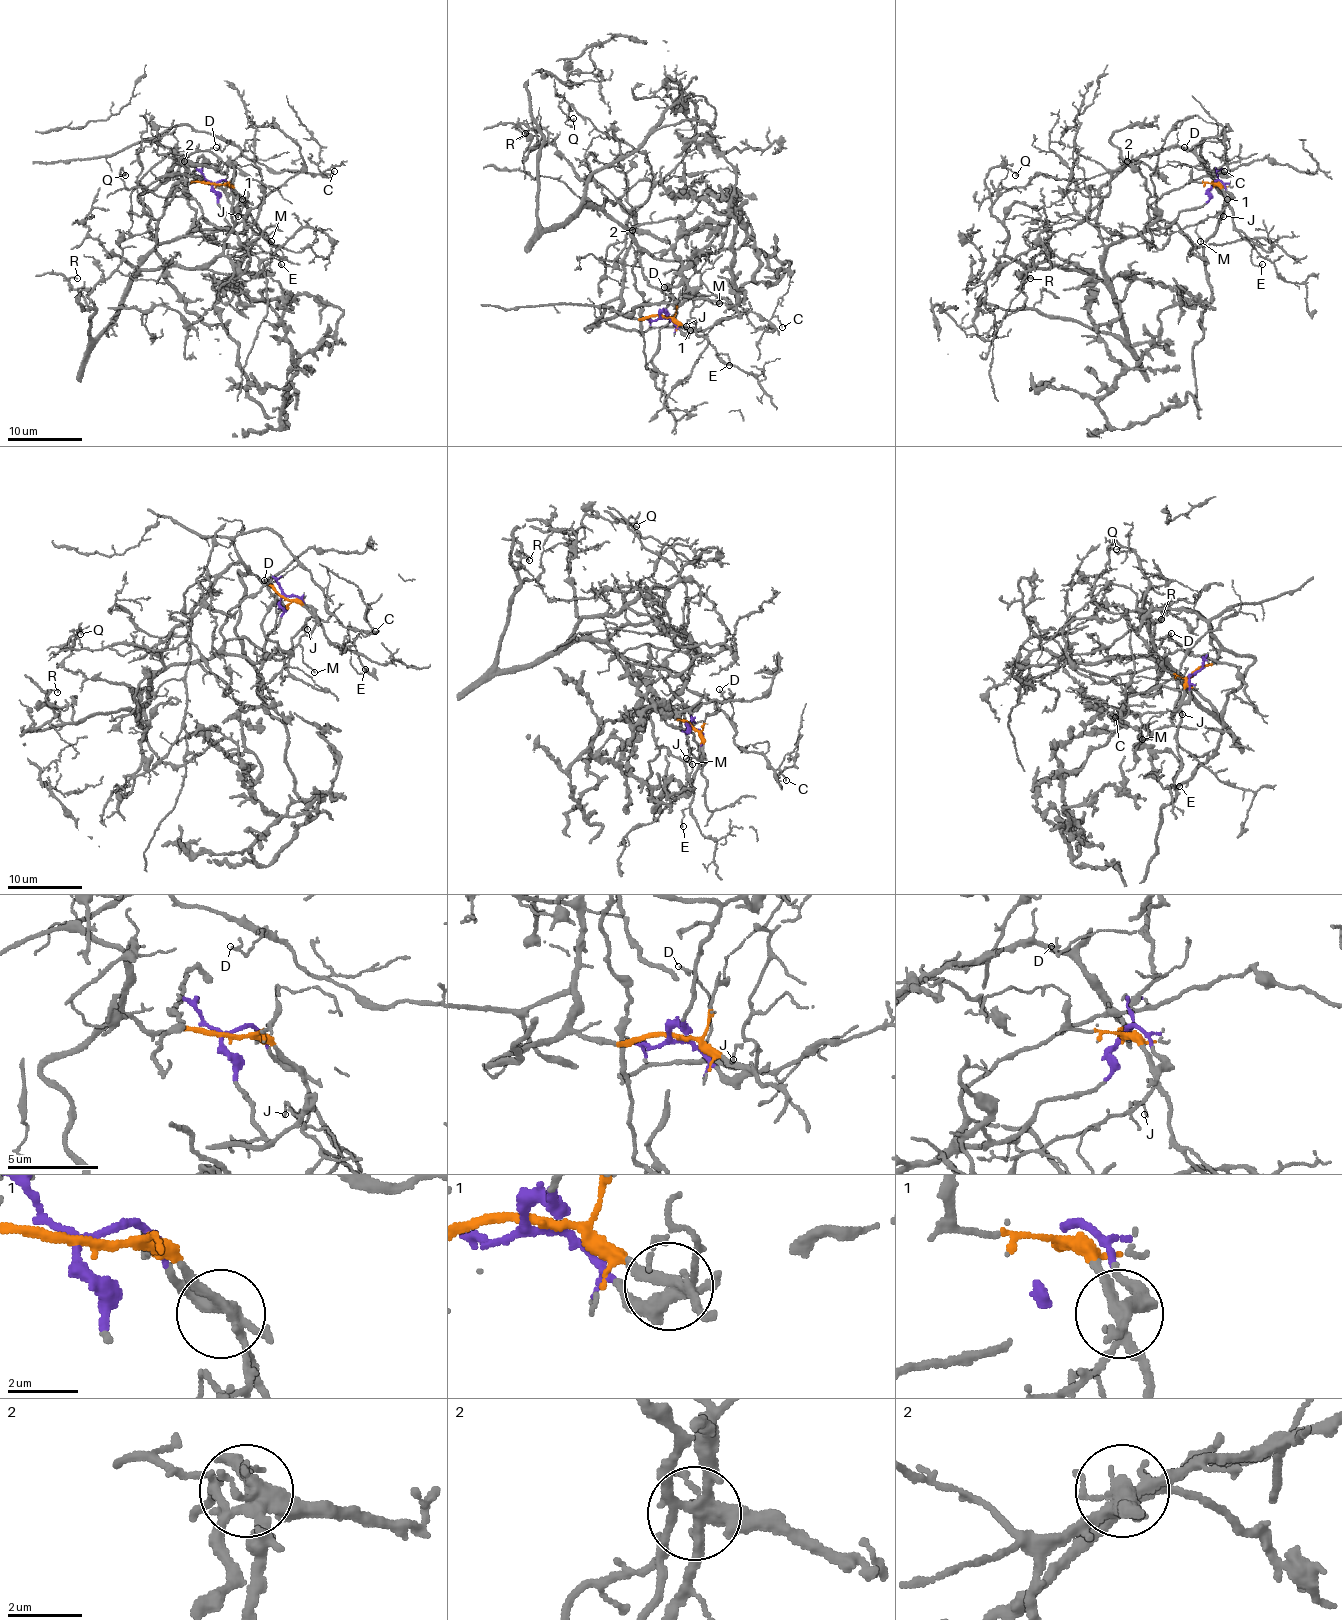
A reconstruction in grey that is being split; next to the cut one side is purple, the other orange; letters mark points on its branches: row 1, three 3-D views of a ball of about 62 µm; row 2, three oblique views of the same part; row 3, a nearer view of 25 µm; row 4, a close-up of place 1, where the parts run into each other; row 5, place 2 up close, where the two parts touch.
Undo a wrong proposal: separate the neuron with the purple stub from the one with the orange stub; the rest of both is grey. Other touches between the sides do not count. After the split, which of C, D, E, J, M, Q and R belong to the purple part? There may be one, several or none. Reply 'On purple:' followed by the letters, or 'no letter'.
On purple: R

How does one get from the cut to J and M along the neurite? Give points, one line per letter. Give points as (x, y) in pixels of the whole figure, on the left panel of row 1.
J: (213, 183), (226, 183), (243, 198), (247, 207), (245, 217), (239, 213), (237, 217)
M: (213, 183), (226, 183), (243, 198), (247, 207), (247, 215), (243, 217), (254, 222), (271, 241)

